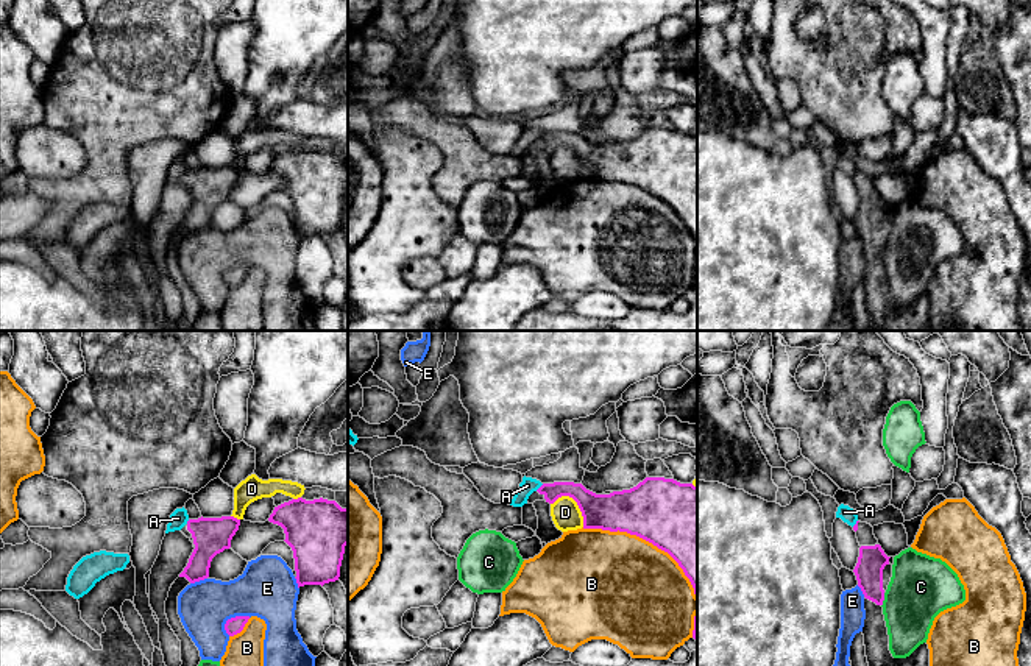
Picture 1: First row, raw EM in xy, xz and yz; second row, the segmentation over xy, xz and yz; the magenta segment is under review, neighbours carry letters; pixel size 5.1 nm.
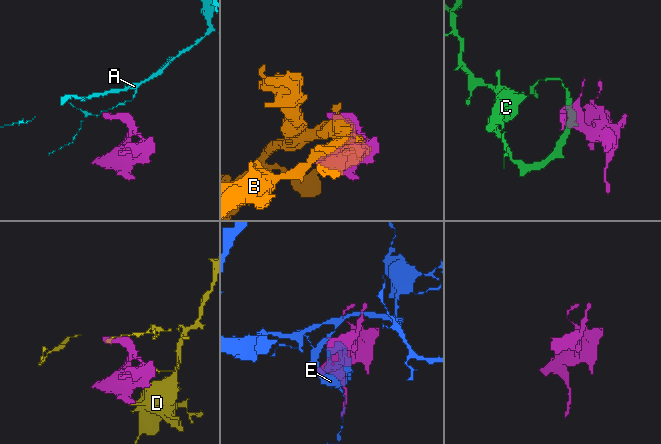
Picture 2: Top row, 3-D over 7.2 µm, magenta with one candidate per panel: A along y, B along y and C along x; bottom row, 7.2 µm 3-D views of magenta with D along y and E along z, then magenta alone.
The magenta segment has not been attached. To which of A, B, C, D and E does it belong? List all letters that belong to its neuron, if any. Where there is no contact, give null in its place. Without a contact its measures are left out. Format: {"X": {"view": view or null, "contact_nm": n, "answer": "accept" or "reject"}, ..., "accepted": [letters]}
{"A": {"view": "xz", "contact_nm": 60, "answer": "reject"}, "B": {"view": "xz", "contact_nm": 700, "answer": "reject"}, "C": {"view": "yz", "contact_nm": 70, "answer": "reject"}, "D": {"view": "xz", "contact_nm": 220, "answer": "reject"}, "E": {"view": "xy", "contact_nm": 160, "answer": "reject"}, "accepted": []}

